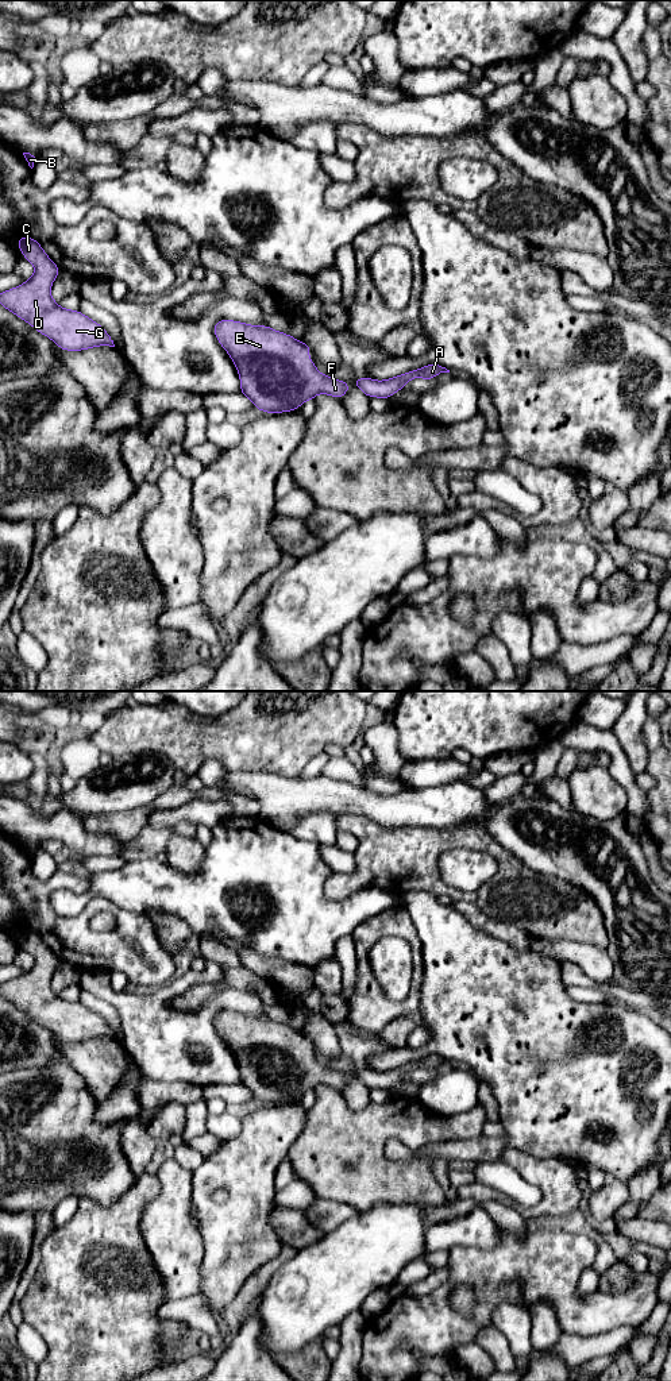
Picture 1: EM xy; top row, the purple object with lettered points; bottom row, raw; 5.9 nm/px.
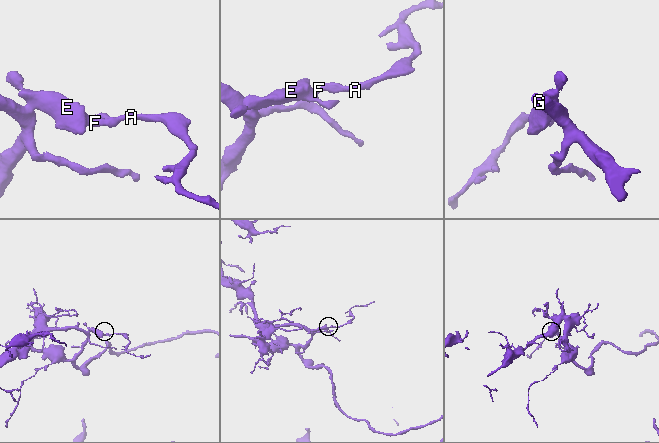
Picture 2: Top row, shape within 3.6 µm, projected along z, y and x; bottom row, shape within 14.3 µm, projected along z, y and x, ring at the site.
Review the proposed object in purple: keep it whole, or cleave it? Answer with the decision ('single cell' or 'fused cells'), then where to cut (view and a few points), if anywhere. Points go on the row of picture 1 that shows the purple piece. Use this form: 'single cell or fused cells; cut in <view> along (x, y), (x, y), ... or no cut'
single cell; no cut

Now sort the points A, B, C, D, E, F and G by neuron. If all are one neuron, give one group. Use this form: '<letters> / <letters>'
A B C D E F G

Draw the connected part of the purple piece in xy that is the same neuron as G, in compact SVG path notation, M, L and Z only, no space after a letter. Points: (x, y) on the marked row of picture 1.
M23 236L18 239L18 247L23 256L34 265L35 273L24 283L0 293L0 304L31 324L39 333L46 335L61 350L81 351L99 346L115 347L112 337L99 323L78 310L63 309L53 300L50 288L61 270L47 256L41 244L34 238Z

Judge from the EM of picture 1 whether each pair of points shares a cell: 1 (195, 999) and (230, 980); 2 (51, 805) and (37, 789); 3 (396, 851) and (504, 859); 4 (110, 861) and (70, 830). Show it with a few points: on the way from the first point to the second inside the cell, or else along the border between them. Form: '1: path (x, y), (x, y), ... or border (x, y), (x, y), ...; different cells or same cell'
1: path (203, 992), (222, 984); same cell
2: border (47, 770), (47, 798), (41, 810); different cells
3: path (427, 878), (454, 895), (485, 895), (490, 890); same cell
4: border (123, 853), (87, 856); different cells

